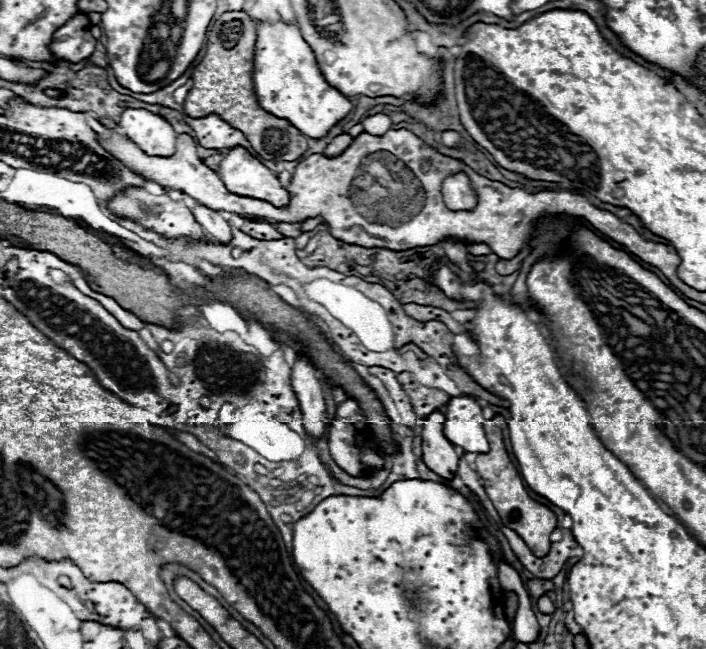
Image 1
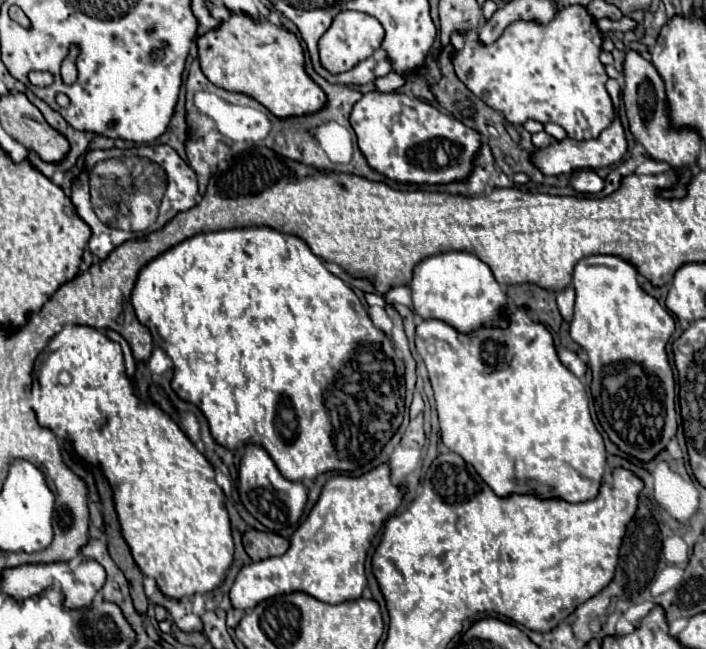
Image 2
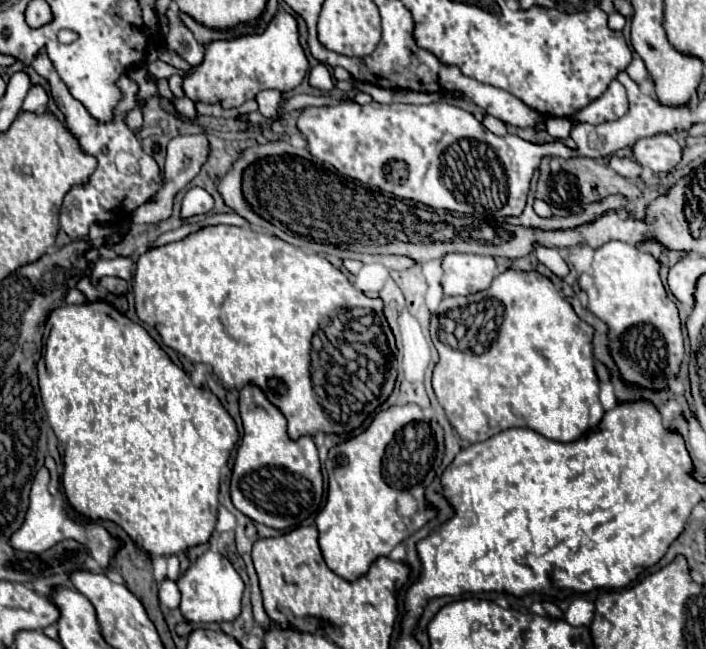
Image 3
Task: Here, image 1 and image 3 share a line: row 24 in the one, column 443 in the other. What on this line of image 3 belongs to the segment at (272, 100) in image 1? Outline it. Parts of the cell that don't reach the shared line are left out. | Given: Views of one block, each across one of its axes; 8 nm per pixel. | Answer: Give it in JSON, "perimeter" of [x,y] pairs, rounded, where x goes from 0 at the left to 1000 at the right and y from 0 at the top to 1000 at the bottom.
{"perimeter":[[[632,391],[626,398],[629,456],[666,456],[694,441],[703,422],[697,394]]]}

